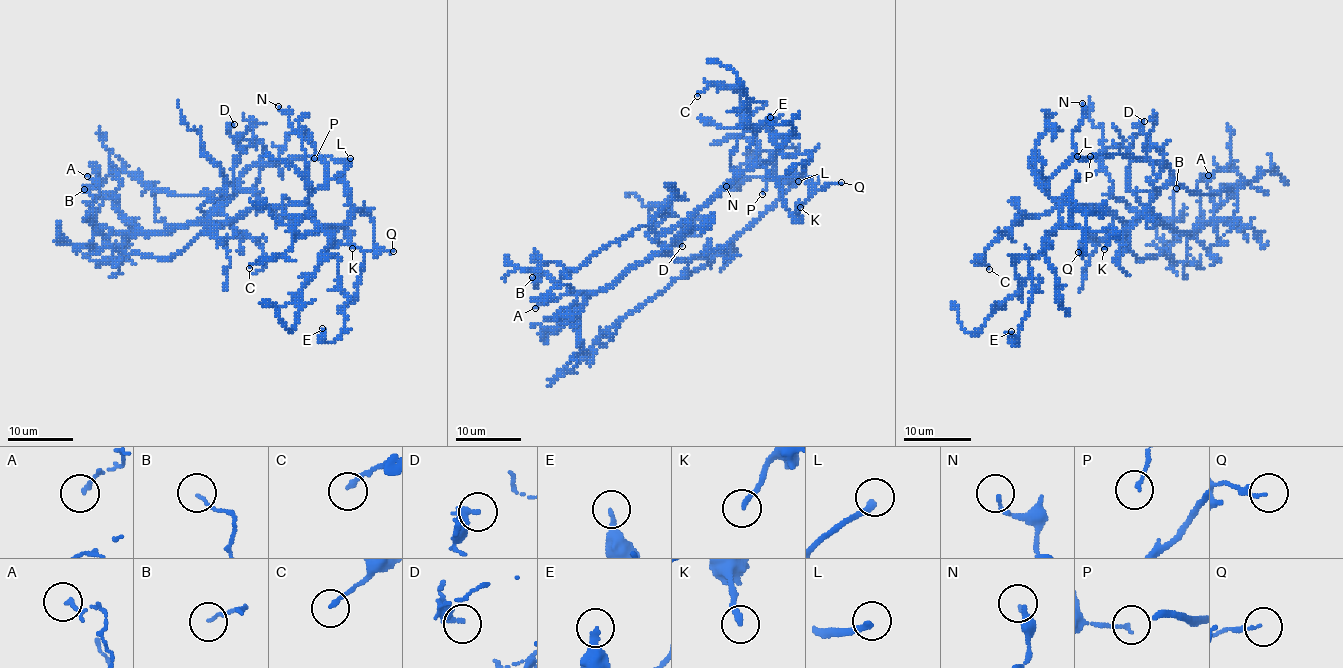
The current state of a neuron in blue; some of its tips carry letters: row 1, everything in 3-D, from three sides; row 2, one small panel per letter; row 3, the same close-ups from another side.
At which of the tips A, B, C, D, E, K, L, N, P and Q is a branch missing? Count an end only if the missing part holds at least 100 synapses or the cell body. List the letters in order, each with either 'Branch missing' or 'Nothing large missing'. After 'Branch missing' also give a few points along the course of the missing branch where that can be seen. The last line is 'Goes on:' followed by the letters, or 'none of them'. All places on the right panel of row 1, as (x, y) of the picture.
A: Nothing large missing
B: Nothing large missing
C: Nothing large missing
D: Nothing large missing
E: Nothing large missing
K: Nothing large missing
L: Branch missing. Course of what is missing: (1077, 156), (1055, 138), (1055, 133), (1068, 121), (1088, 131), (1098, 131), (1115, 145), (1132, 190), (1152, 204)
N: Nothing large missing
P: Nothing large missing
Q: Nothing large missing
Goes on: L

